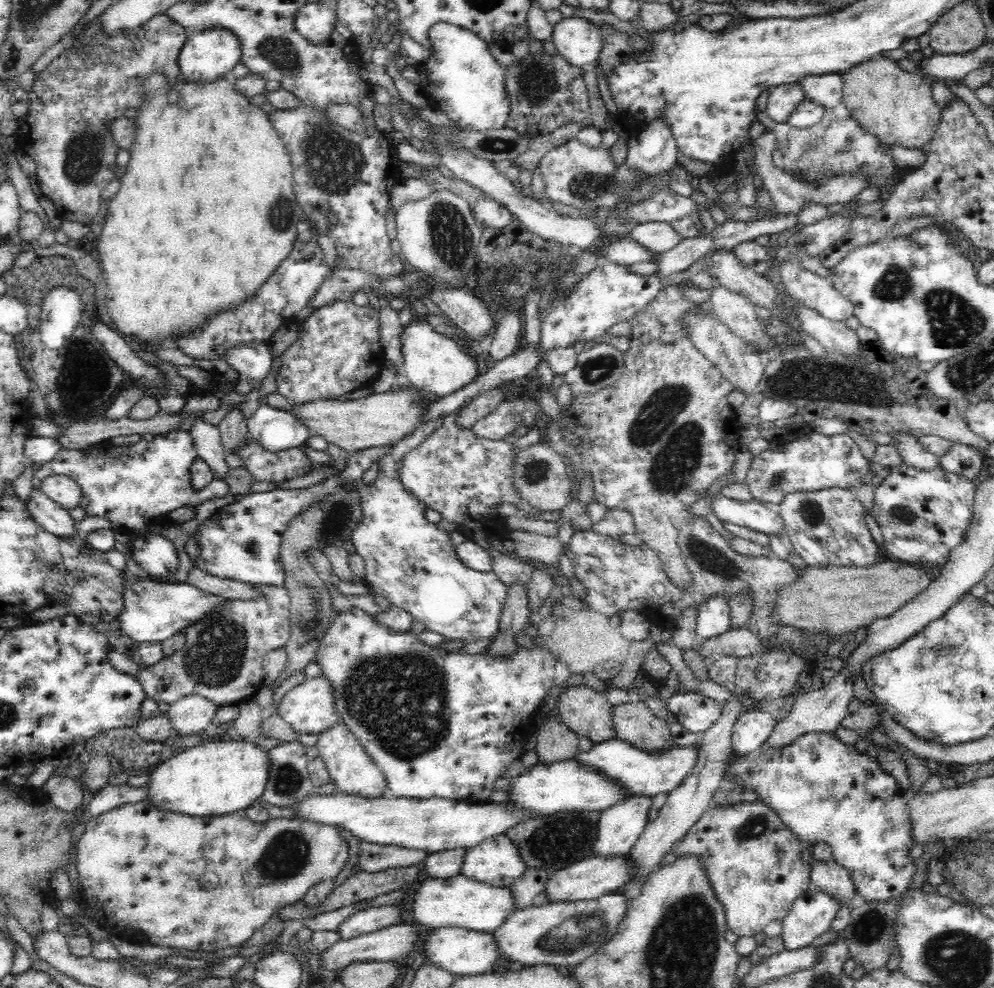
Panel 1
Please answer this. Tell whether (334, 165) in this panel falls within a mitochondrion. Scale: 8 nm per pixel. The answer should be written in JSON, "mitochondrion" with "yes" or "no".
{"mitochondrion":"yes"}

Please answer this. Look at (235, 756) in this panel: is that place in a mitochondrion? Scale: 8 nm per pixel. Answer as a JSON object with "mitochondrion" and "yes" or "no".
{"mitochondrion":"no"}

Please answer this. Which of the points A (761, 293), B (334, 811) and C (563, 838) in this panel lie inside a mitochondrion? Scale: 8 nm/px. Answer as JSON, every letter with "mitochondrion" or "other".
{"A":"other","B":"other","C":"mitochondrion"}

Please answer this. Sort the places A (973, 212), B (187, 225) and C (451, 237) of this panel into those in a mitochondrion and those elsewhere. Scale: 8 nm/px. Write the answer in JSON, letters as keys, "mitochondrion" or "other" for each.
{"A":"other","B":"other","C":"mitochondrion"}

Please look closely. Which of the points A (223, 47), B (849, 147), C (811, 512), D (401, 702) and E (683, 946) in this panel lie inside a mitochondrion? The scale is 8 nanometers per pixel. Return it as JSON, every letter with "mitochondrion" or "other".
{"A":"other","B":"mitochondrion","C":"mitochondrion","D":"mitochondrion","E":"mitochondrion"}

